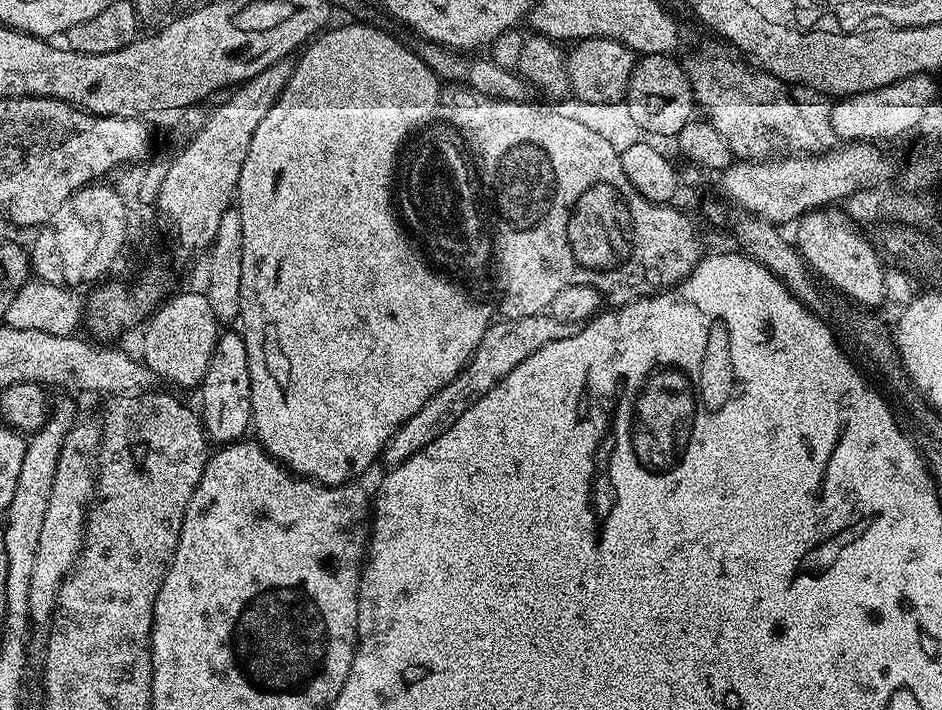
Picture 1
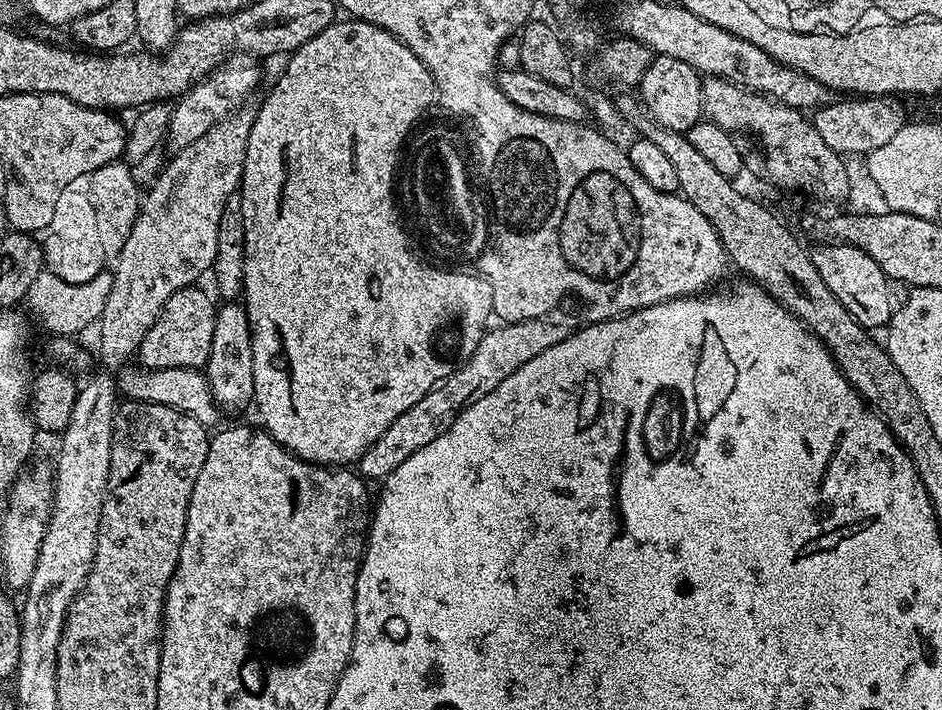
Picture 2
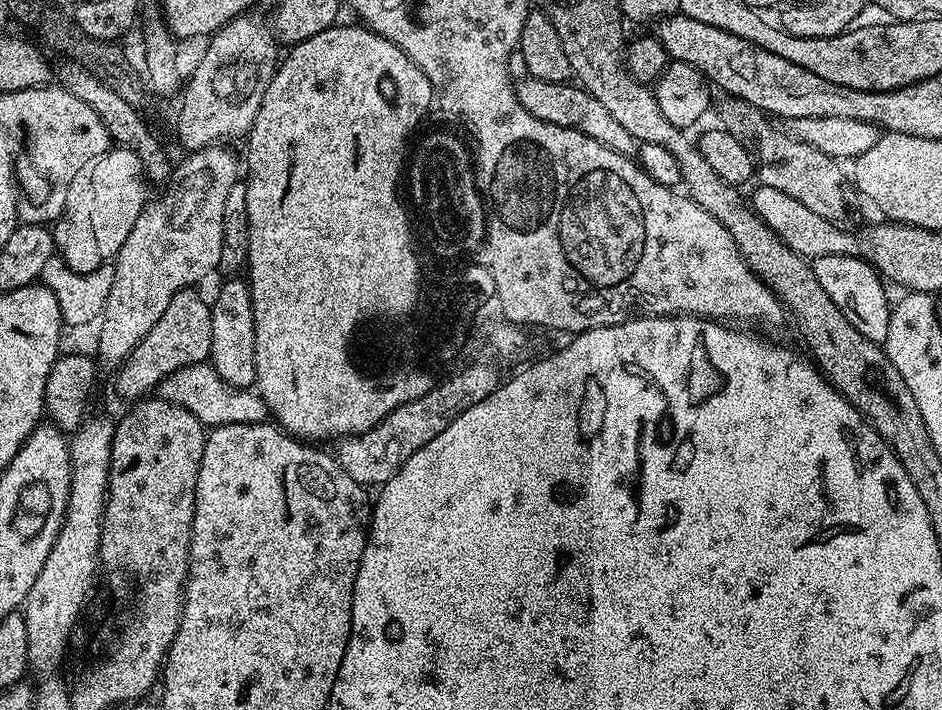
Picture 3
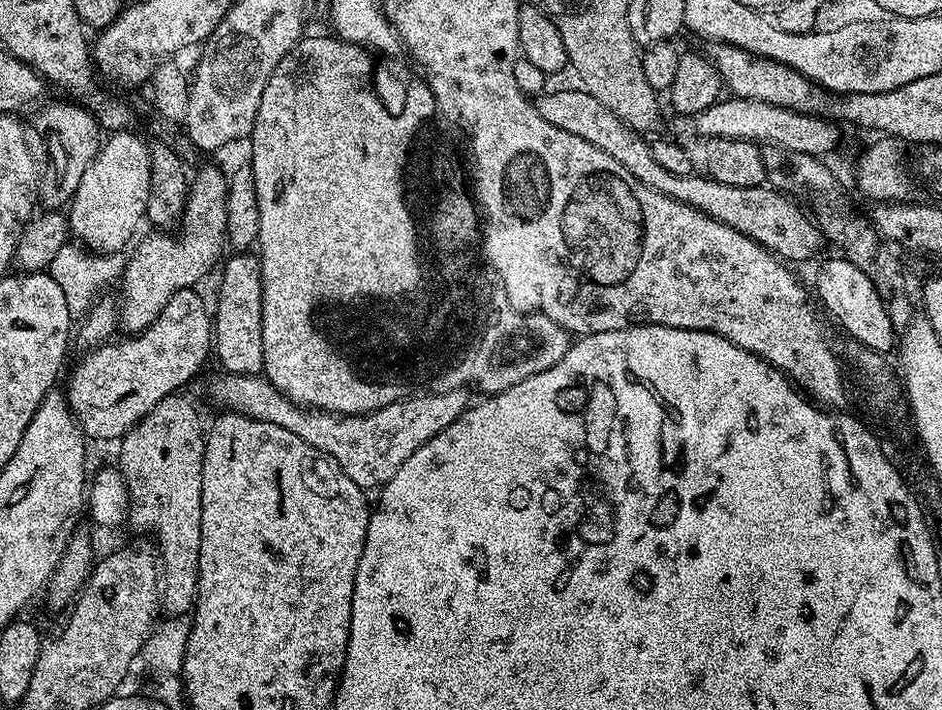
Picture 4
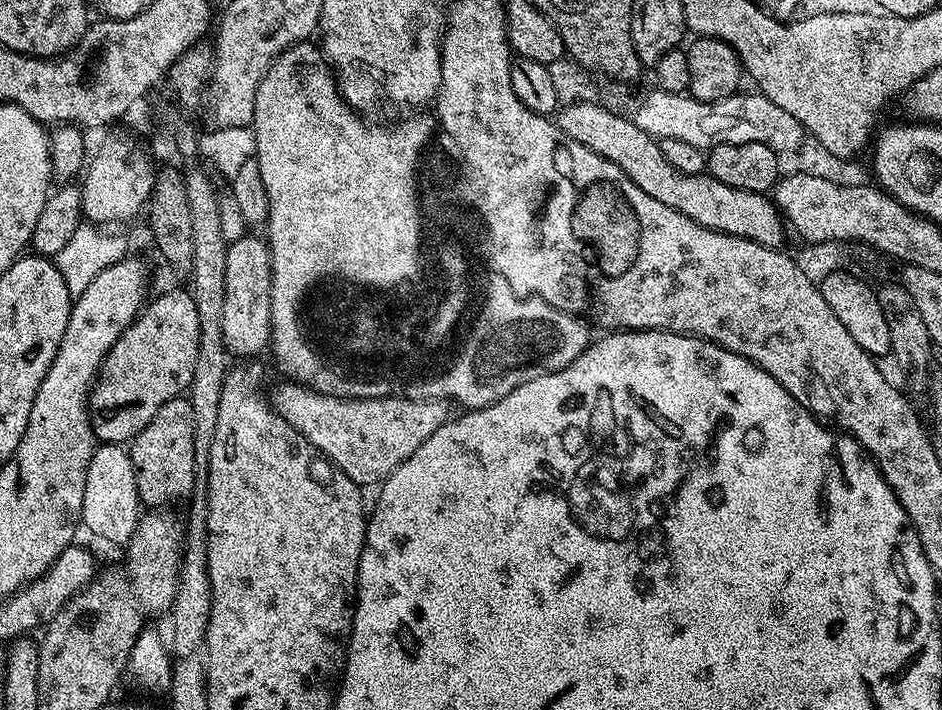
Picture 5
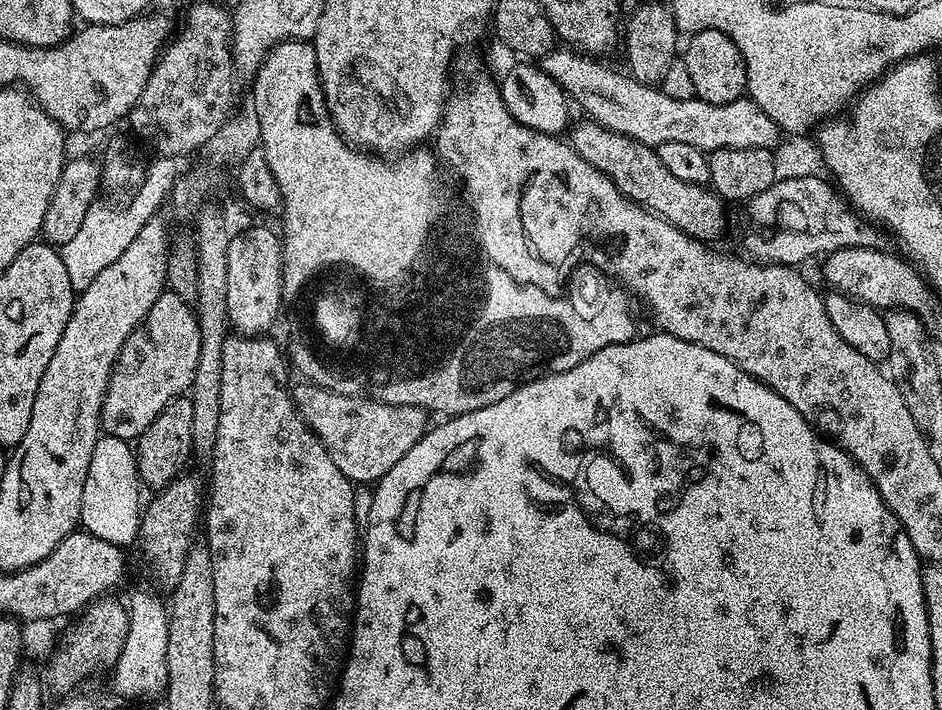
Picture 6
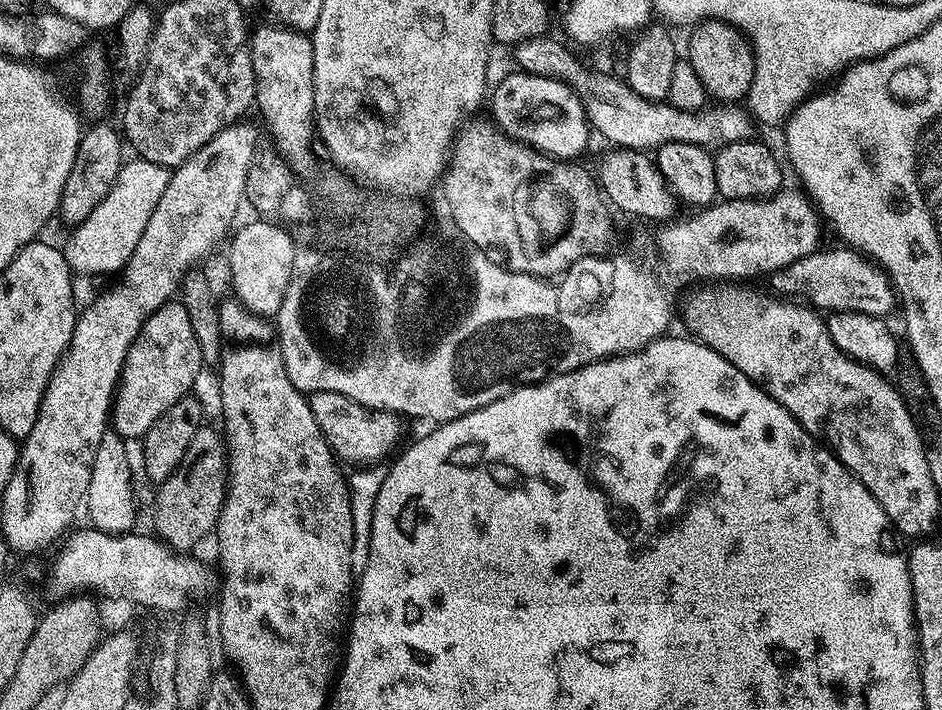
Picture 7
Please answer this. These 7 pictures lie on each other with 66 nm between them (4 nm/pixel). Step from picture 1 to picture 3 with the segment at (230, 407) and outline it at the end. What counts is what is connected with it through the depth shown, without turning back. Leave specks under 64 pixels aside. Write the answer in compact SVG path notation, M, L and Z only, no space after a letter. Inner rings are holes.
M228 278L228 281L217 290L216 297L211 297L210 307L212 310L212 317L210 318L210 330L212 331L210 362L214 366L214 370L218 370L218 374L236 388L252 388L256 382L256 343L254 342L254 306L252 305L252 295L248 289L247 279Z

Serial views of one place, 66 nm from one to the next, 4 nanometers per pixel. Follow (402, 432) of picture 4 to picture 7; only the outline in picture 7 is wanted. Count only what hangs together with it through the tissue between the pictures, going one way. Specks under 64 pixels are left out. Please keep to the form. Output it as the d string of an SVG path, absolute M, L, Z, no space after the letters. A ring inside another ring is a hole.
M329 392L311 393L308 396L308 405L314 414L314 422L318 422L337 461L345 465L354 464L352 466L376 466L384 462L380 460L387 461L397 451L396 443L400 440L400 423L402 423L397 413L367 408L342 394Z

